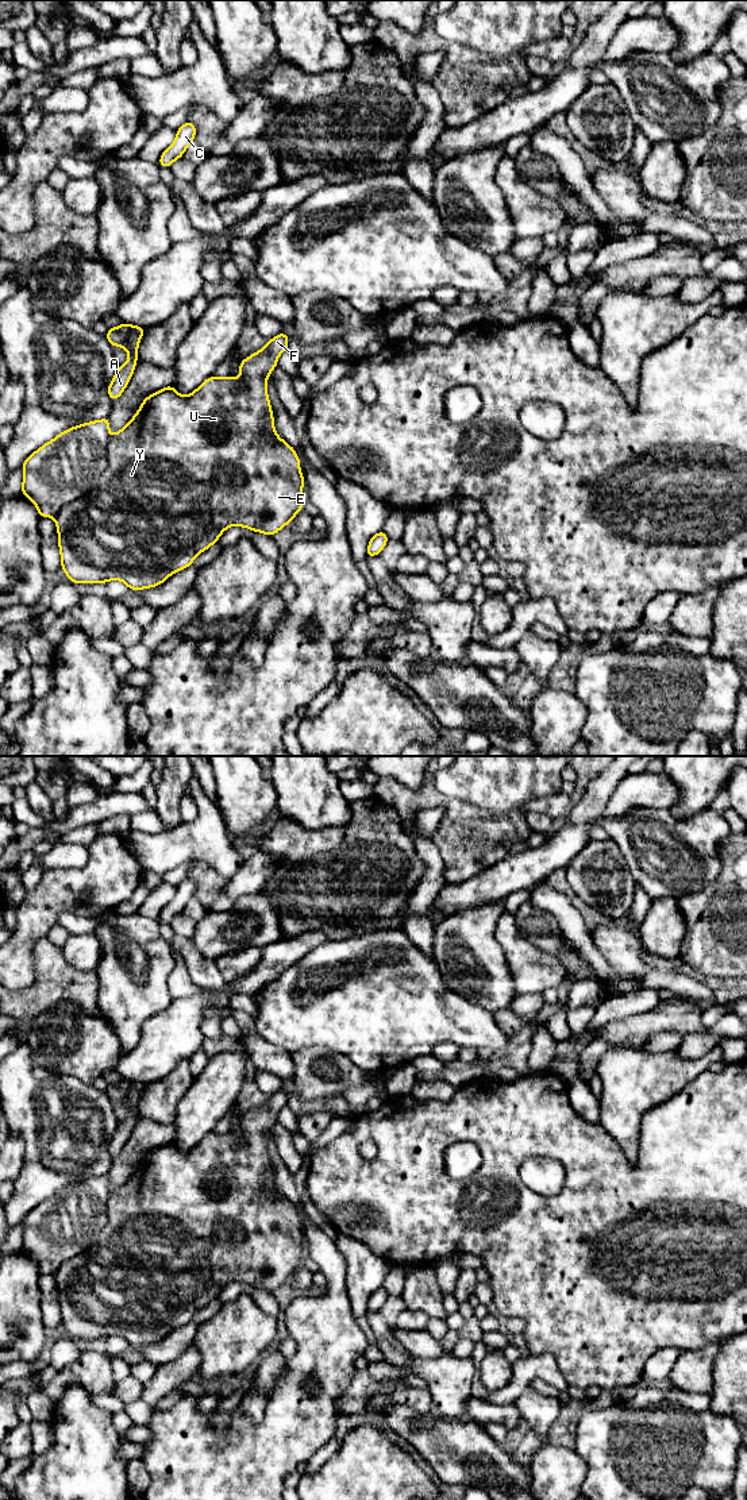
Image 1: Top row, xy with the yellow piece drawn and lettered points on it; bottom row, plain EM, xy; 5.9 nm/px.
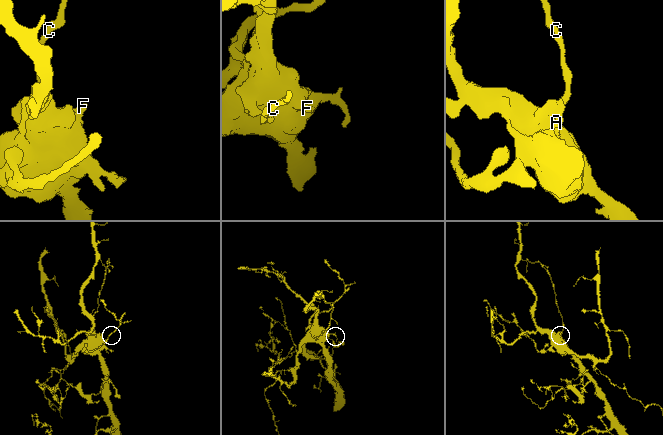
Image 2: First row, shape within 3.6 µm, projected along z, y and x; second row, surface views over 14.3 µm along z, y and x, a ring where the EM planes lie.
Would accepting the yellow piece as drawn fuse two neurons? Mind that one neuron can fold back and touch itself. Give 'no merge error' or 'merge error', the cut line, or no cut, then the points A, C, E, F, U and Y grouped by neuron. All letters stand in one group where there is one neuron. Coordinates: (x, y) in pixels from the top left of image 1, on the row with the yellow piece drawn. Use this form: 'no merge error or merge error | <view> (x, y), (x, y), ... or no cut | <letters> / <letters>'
merge error | xy (111, 438), (107, 467), (99, 481), (54, 517) | A C / E F U Y

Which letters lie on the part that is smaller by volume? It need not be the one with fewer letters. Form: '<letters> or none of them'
A, C

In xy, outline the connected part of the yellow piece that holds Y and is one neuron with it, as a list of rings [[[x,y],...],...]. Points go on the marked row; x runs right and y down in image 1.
[[[284,332],[274,336],[266,346],[240,360],[239,379],[209,377],[195,392],[184,397],[177,393],[173,386],[166,386],[155,392],[142,401],[139,410],[130,423],[118,431],[109,440],[107,447],[107,468],[99,482],[86,495],[63,506],[54,517],[58,531],[58,545],[61,552],[61,568],[73,583],[107,583],[112,579],[124,582],[130,590],[142,590],[155,587],[165,582],[172,574],[178,572],[192,564],[195,558],[217,543],[220,535],[232,525],[244,527],[254,532],[273,536],[282,529],[303,509],[303,485],[304,477],[300,470],[300,459],[296,450],[284,441],[274,431],[273,410],[270,406],[266,379],[277,367],[278,356],[286,350],[289,336]]]

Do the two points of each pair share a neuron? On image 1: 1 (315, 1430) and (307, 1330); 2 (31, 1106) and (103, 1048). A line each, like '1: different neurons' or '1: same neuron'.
1: same neuron
2: different neurons

